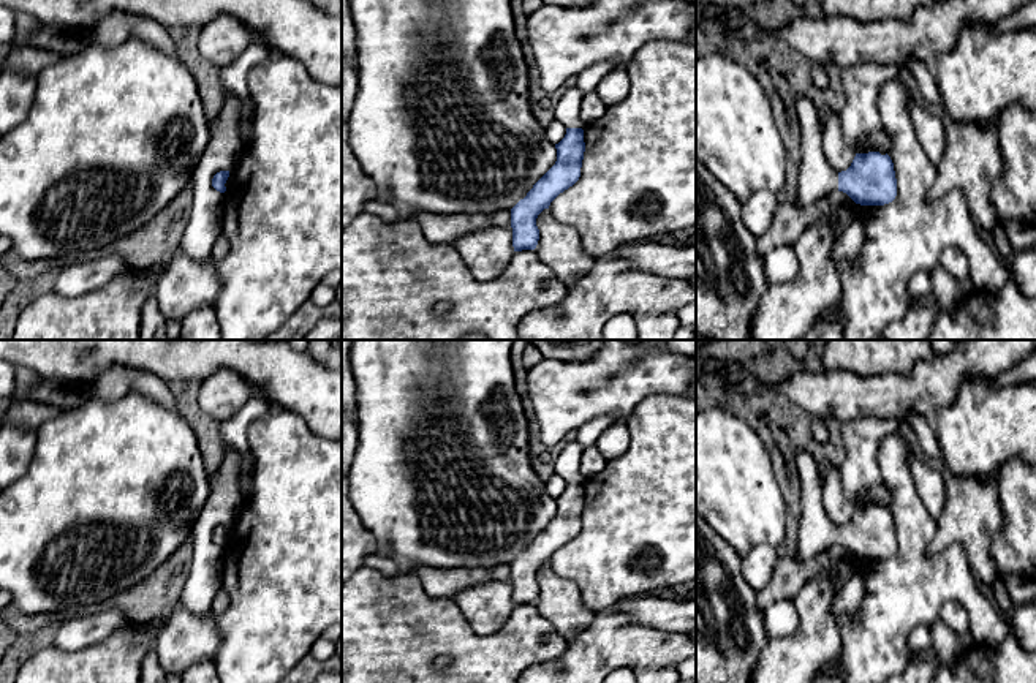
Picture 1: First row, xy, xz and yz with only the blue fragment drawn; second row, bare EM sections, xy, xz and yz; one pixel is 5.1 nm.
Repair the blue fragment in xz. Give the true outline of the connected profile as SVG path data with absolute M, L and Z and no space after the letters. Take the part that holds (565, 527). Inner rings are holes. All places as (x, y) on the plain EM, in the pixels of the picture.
M574 440L555 458L554 473L566 481L566 489L555 498L555 519L511 563L514 606L536 602L539 594L538 569L580 531L585 506L584 482L587 479L579 470L582 452L584 447Z

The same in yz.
M799 449L794 473L800 479L802 519L796 560L807 561L838 544L860 560L884 560L897 550L897 533L890 511L879 506L856 508L846 525L830 522L822 506L822 482L815 455Z

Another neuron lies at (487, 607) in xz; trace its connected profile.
M489 580L479 587L470 587L452 596L463 617L479 636L497 632L509 618L512 601L512 582Z

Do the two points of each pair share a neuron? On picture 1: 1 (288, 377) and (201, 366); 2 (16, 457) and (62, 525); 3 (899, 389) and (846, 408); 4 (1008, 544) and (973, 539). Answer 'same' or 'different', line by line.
1: same
2: different
3: same
4: different

